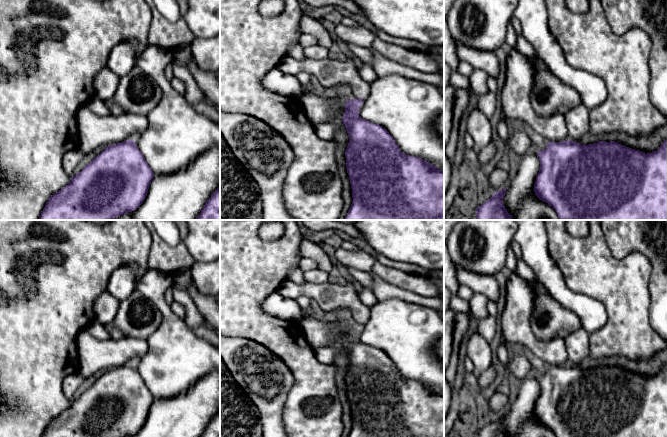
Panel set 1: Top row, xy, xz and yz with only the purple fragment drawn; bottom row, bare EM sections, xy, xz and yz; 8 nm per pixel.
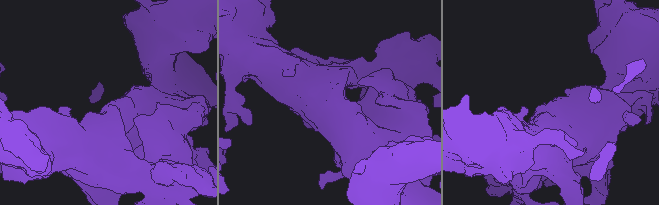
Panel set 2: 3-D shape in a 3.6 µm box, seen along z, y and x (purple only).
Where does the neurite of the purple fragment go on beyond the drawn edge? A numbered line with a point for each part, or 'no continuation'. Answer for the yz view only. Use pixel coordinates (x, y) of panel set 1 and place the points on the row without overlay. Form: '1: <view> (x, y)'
1: yz (521, 296)

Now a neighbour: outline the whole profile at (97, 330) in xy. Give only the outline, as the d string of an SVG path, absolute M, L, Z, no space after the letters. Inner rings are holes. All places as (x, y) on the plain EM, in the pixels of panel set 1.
M96 319L86 328L86 330L97 340L104 341L110 339L110 335L105 325L101 324Z

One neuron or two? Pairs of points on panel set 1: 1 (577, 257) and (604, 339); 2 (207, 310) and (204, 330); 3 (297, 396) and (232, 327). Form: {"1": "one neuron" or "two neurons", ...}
{"1": "one neuron", "2": "two neurons", "3": "one neuron"}

